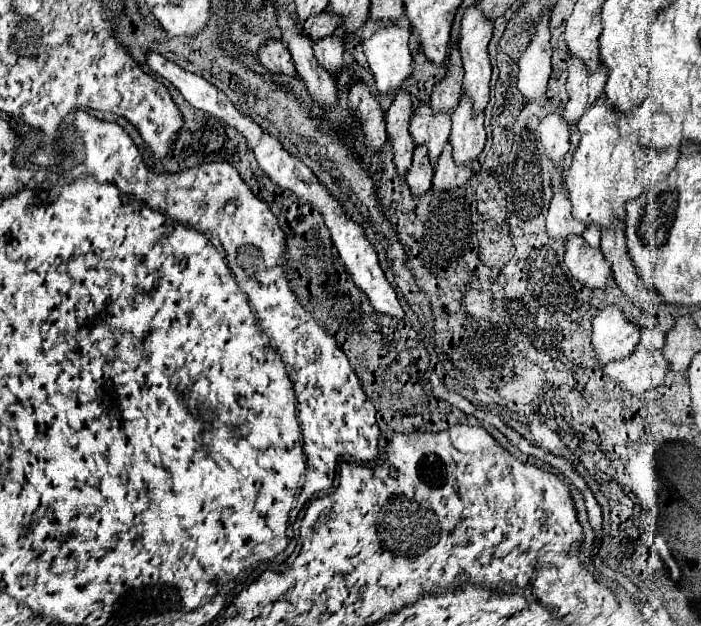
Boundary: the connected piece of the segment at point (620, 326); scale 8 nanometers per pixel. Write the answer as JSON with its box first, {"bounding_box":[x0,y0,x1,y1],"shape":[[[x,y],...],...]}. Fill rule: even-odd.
{"bounding_box":[591,307,639,369],"shape":[[[615,307],[603,309],[593,319],[591,347],[595,353],[595,365],[603,369],[611,361],[625,359],[631,355],[639,341],[639,327],[625,319],[625,315]]]}

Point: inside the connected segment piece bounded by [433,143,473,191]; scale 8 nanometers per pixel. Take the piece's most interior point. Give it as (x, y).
(448, 175)

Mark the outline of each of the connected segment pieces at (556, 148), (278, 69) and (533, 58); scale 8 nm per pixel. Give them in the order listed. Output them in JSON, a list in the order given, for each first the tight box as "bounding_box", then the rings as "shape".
[{"bounding_box":[537,113,571,163],"shape":[[[561,113],[547,115],[537,127],[537,137],[543,145],[543,151],[553,163],[563,163],[563,157],[569,151],[569,135],[571,127],[565,123]]]},{"bounding_box":[259,41,297,77],"shape":[[[267,41],[265,47],[259,49],[259,61],[267,71],[275,75],[297,77],[293,59],[289,55],[289,49],[283,45],[283,41]]]},{"bounding_box":[517,13,551,101],"shape":[[[543,13],[527,51],[519,59],[517,89],[525,101],[541,99],[547,93],[547,81],[551,77],[551,45],[549,45],[549,17]]]}]

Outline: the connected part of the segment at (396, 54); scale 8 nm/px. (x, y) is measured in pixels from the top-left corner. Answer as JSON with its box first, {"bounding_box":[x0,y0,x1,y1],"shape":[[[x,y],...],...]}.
{"bounding_box":[363,25,413,95],"shape":[[[389,25],[381,31],[377,31],[369,41],[363,43],[369,67],[375,75],[375,89],[381,95],[387,93],[397,93],[401,89],[405,89],[407,79],[413,75],[413,55],[409,49],[409,29],[401,27],[401,25]]]}

